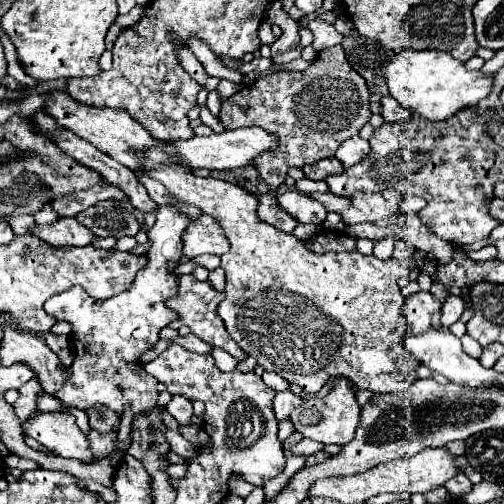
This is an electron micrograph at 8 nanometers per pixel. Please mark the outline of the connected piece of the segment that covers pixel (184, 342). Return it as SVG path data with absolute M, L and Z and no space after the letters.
M188 334L188 336L180 336L178 340L176 340L180 346L184 346L186 350L192 350L192 352L200 352L200 354L210 354L210 350L212 350L212 346L210 344L206 344L206 342L202 342L198 336L194 336L194 334Z

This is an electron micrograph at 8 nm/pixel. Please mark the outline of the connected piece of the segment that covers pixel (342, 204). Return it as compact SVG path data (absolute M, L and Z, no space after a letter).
M316 192L316 194L312 194L312 198L318 200L318 202L322 202L328 212L344 212L344 210L348 210L352 206L350 198L334 198L332 192L326 192L326 194Z

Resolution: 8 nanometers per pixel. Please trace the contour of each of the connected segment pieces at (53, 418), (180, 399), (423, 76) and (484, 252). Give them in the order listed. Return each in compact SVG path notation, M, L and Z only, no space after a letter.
M36 412L22 422L24 434L38 440L62 458L92 460L88 438L76 426L76 418L68 412Z
M174 396L174 398L168 402L166 412L168 412L170 416L174 416L180 426L190 426L190 424L192 424L192 416L194 416L194 412L192 412L192 402L186 400L184 396Z
M404 50L386 66L384 78L392 98L432 122L448 120L462 108L478 106L478 102L484 100L494 88L494 76L482 70L466 70L464 62L440 50Z
M488 244L486 248L474 252L474 250L468 250L466 256L470 256L470 260L492 260L496 256L496 246L494 244Z

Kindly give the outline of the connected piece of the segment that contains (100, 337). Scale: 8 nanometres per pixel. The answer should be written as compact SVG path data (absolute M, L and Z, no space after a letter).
M164 204L158 208L156 224L148 232L148 238L152 240L148 266L138 272L130 290L108 300L96 300L82 286L72 286L70 290L46 300L46 312L50 312L56 320L66 320L74 326L72 344L76 356L70 366L72 376L56 396L66 406L86 410L94 404L102 404L118 414L122 414L126 406L130 406L134 414L154 408L158 400L158 382L148 376L138 362L140 354L150 350L160 340L160 330L174 320L174 312L164 302L174 294L178 284L172 270L182 256L182 234L188 224L190 218L182 214L176 204Z

